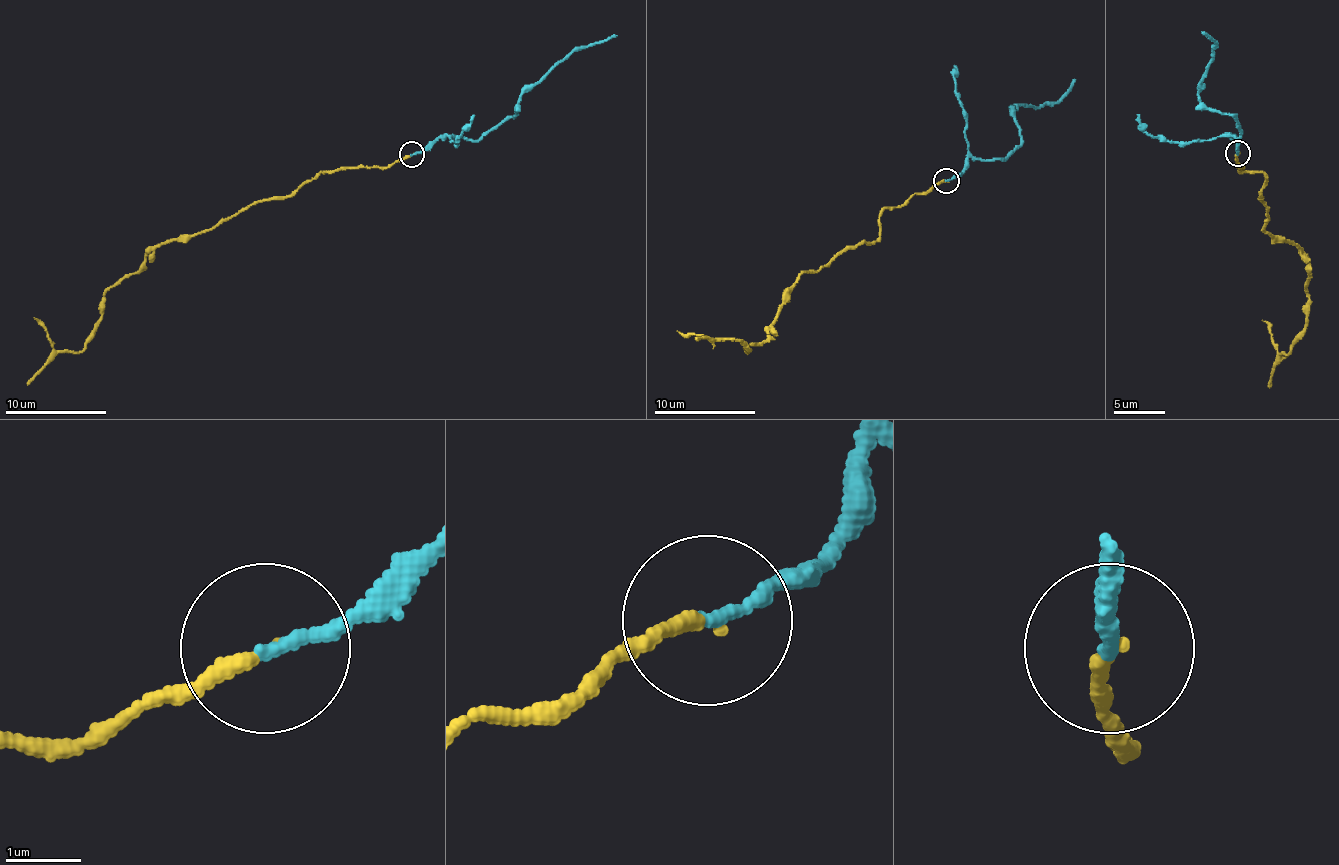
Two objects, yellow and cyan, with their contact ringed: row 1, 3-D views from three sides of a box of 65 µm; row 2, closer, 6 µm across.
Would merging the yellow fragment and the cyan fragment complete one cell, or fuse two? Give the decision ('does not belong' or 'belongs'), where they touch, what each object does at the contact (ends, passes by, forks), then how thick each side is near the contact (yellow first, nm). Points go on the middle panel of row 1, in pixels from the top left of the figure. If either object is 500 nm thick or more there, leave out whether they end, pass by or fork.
belongs | (946, 181) | yellow ends | cyan ends | 200/160 nm

